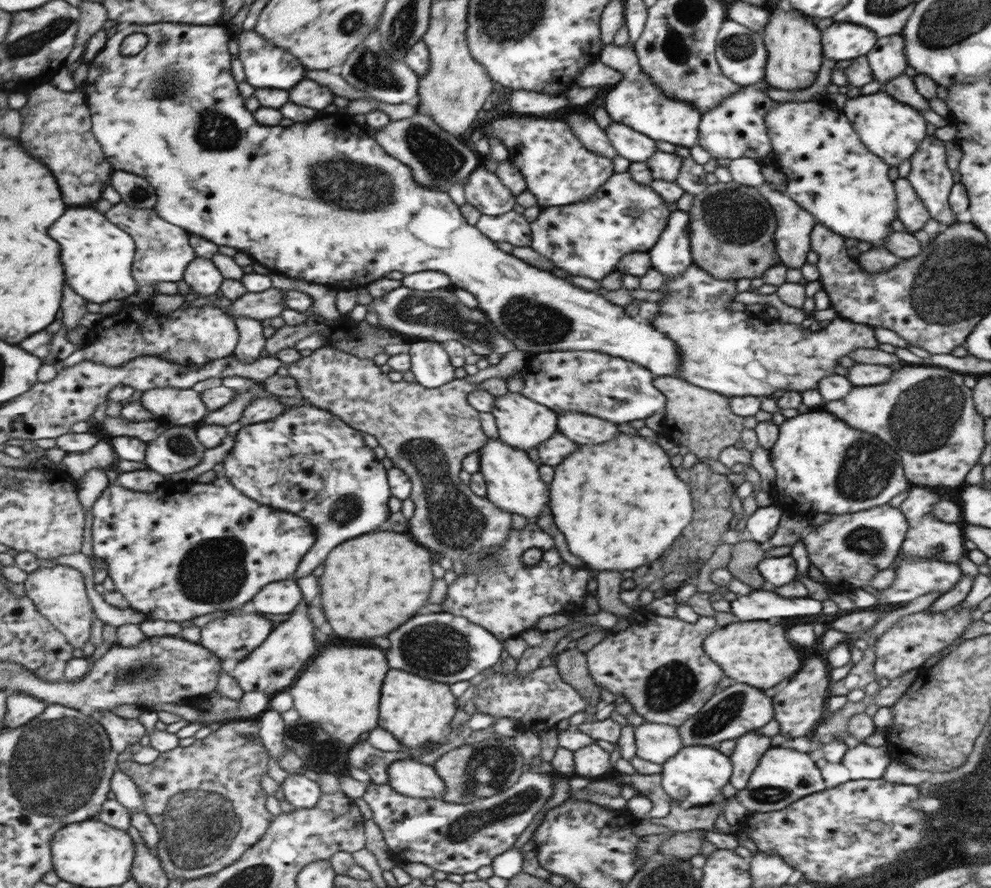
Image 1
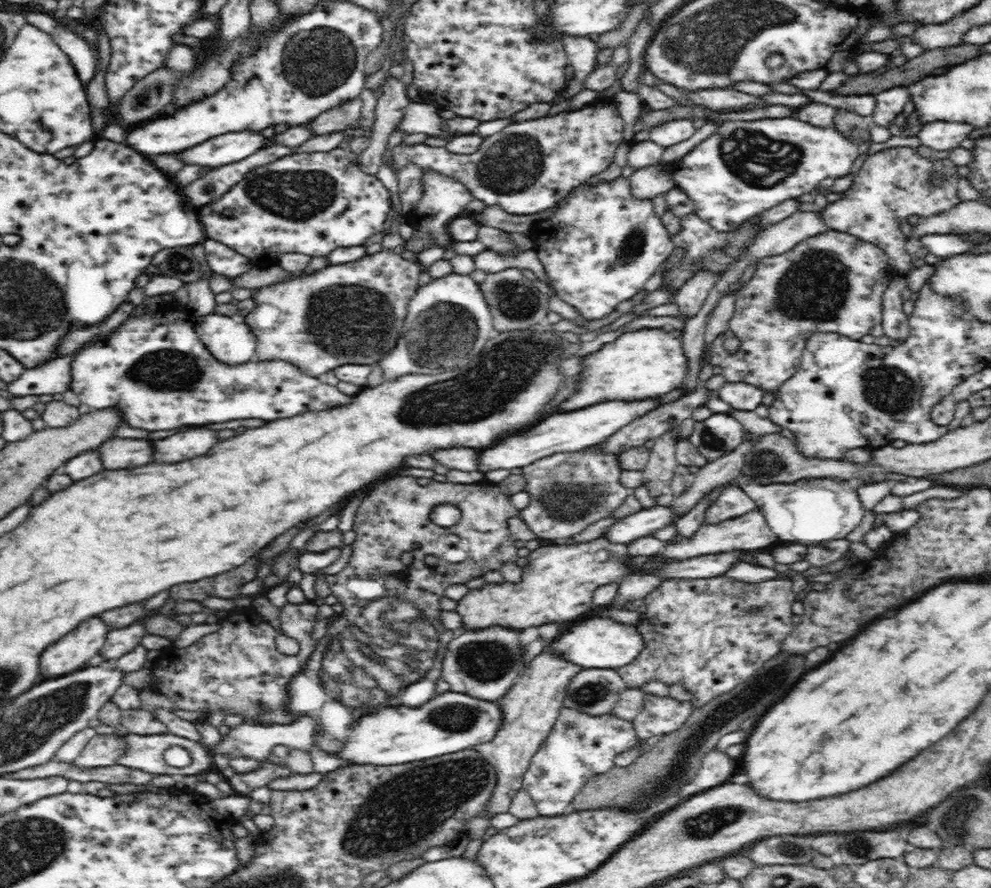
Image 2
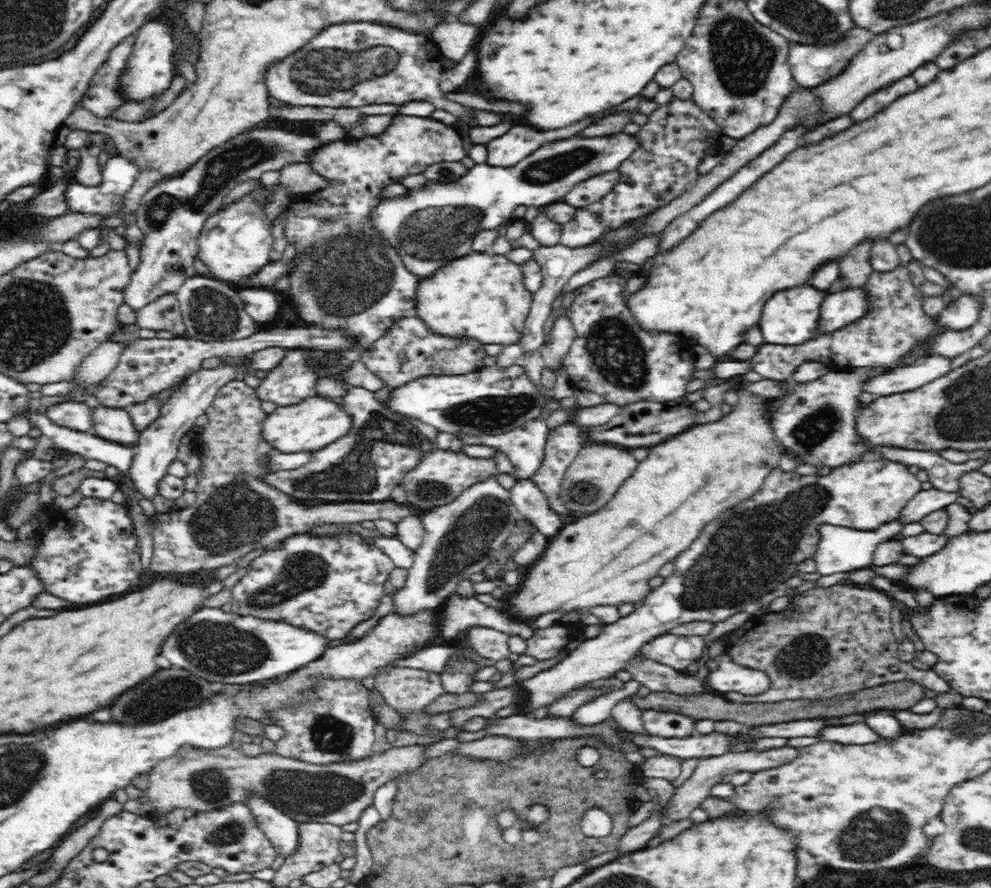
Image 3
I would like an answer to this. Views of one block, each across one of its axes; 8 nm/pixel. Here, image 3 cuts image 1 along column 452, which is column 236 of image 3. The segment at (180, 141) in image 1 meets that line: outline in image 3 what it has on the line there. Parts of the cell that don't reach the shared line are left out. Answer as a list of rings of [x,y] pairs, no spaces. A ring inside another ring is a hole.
[[[260,190],[244,196],[240,202],[228,206],[226,210],[219,210],[218,214],[209,216],[200,230],[197,238],[198,256],[208,267],[211,278],[224,281],[233,287],[242,287],[251,276],[254,276],[263,266],[269,263],[270,250],[272,250],[272,228],[268,218],[264,216],[264,202],[260,200]]]

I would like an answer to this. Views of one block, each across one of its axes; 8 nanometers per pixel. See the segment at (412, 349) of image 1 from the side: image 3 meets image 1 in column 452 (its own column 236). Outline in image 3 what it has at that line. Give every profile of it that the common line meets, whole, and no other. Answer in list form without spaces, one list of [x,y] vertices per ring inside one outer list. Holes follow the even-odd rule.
[[[250,360],[246,361],[245,365],[230,366],[224,363],[218,368],[200,369],[175,389],[166,404],[161,407],[160,416],[146,430],[139,433],[135,457],[126,473],[134,480],[140,494],[150,500],[154,494],[159,493],[159,483],[167,475],[166,468],[170,466],[170,462],[177,459],[182,437],[195,425],[196,418],[205,414],[218,388],[230,380],[242,381],[248,374],[248,368],[250,368]]]

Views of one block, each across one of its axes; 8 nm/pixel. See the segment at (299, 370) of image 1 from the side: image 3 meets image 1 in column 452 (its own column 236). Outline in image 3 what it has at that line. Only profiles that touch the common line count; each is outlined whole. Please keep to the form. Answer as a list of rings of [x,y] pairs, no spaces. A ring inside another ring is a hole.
[[[230,380],[218,388],[212,404],[205,410],[208,422],[204,424],[198,442],[204,444],[202,452],[203,471],[197,474],[197,498],[190,508],[170,510],[168,513],[156,512],[150,523],[154,525],[154,554],[147,569],[152,574],[192,574],[200,570],[214,570],[237,562],[249,552],[264,547],[274,546],[290,536],[306,533],[315,527],[326,524],[361,523],[362,520],[378,520],[384,518],[397,524],[404,516],[416,516],[424,510],[416,507],[398,504],[392,500],[372,502],[327,502],[310,506],[304,501],[297,501],[279,488],[265,484],[256,478],[256,474],[266,474],[270,471],[270,456],[275,454],[274,446],[269,445],[262,436],[262,426],[267,414],[260,407],[260,399],[255,388],[247,386],[242,380]]]

